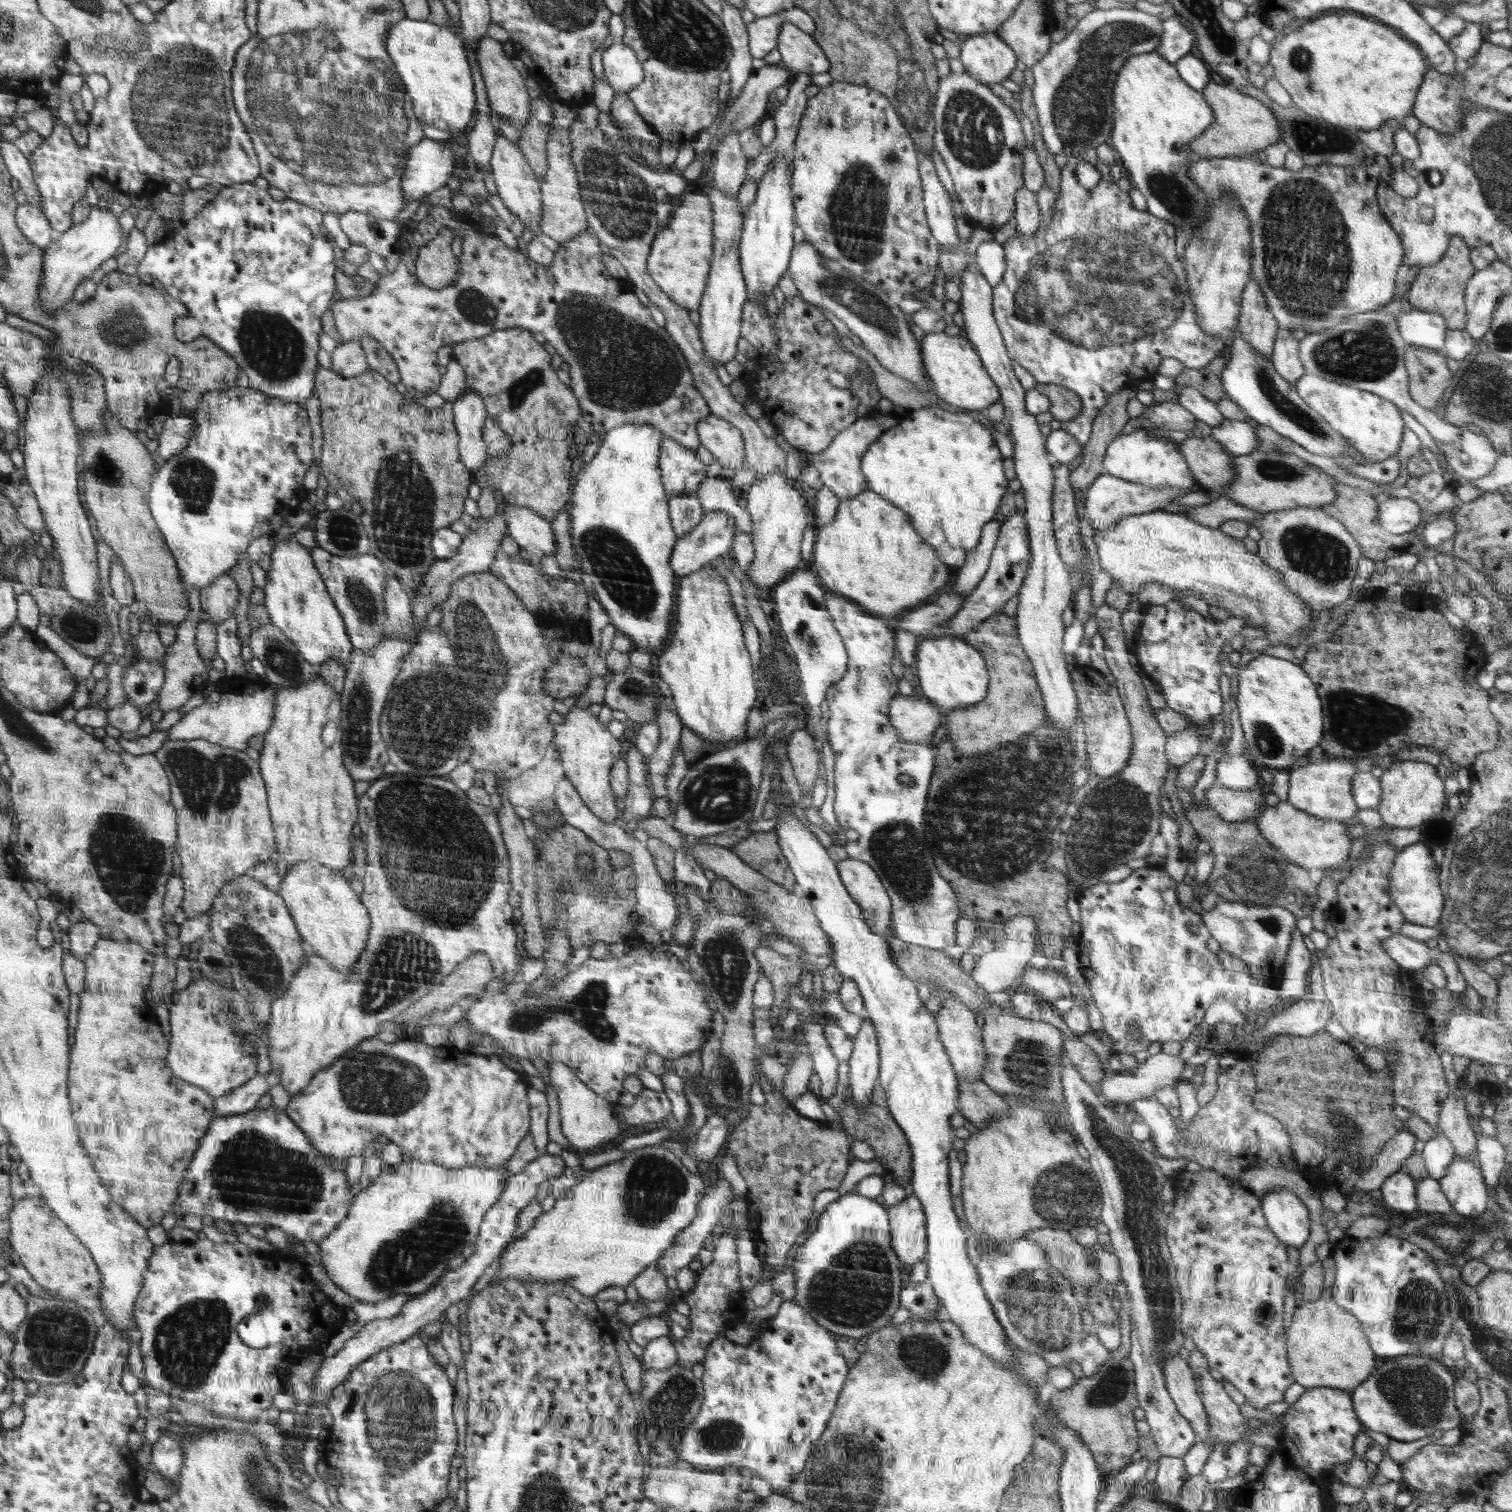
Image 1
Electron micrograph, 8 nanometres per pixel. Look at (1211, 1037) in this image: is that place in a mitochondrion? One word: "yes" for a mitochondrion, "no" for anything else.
no

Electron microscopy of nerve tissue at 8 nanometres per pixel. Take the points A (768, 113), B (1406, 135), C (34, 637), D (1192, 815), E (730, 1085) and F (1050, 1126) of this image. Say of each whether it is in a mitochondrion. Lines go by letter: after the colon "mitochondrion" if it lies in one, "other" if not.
A: other
B: other
C: other
D: other
E: mitochondrion
F: mitochondrion

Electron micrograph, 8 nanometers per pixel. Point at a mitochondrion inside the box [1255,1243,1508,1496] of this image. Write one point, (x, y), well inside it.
(1416, 1393)

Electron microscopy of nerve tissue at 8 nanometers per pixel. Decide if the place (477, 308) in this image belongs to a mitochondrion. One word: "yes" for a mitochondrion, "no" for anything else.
yes

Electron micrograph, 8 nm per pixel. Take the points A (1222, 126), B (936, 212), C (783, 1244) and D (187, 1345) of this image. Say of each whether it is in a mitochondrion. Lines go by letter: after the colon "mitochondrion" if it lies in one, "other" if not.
A: other
B: other
C: other
D: mitochondrion

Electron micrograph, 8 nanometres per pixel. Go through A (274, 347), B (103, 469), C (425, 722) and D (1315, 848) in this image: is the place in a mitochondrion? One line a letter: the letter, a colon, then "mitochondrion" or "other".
A: mitochondrion
B: mitochondrion
C: mitochondrion
D: other

